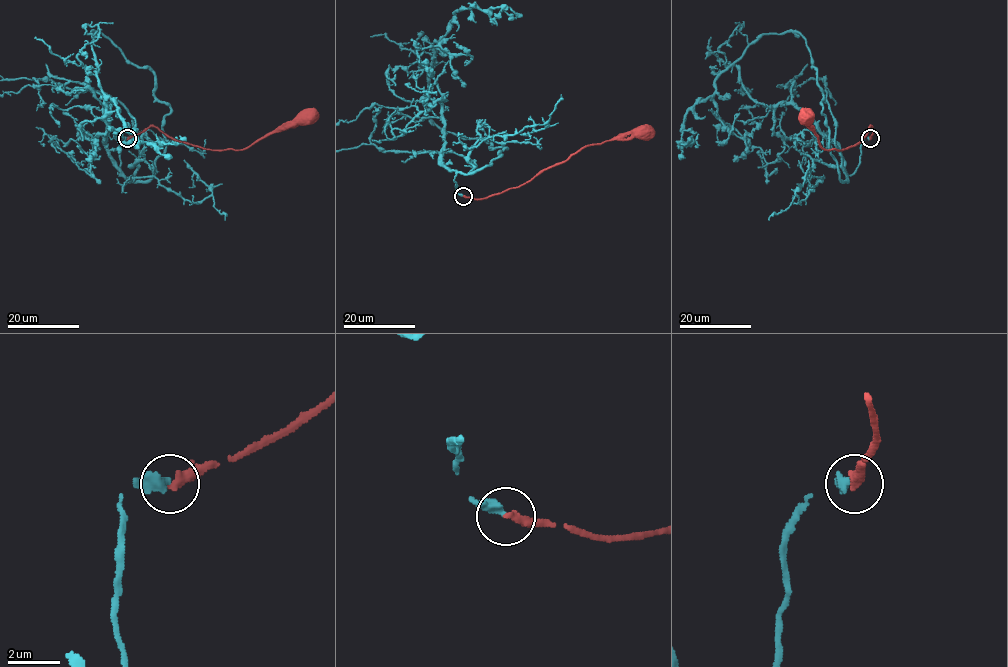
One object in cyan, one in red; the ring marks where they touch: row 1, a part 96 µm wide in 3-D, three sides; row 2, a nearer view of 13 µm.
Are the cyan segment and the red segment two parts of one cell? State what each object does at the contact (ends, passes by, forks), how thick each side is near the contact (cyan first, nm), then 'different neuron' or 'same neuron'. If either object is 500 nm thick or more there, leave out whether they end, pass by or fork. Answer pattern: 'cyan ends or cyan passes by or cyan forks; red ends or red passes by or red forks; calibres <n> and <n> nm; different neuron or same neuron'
cyan ends; red ends; calibres 360 and 360 nm; same neuron

